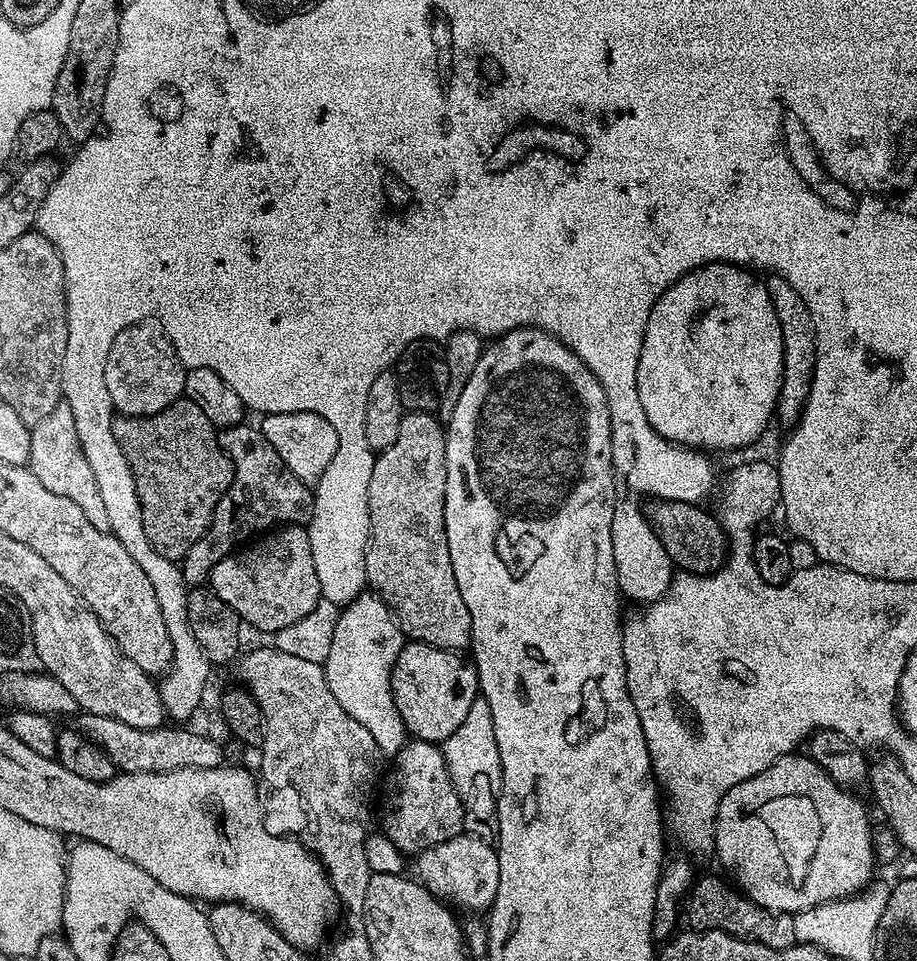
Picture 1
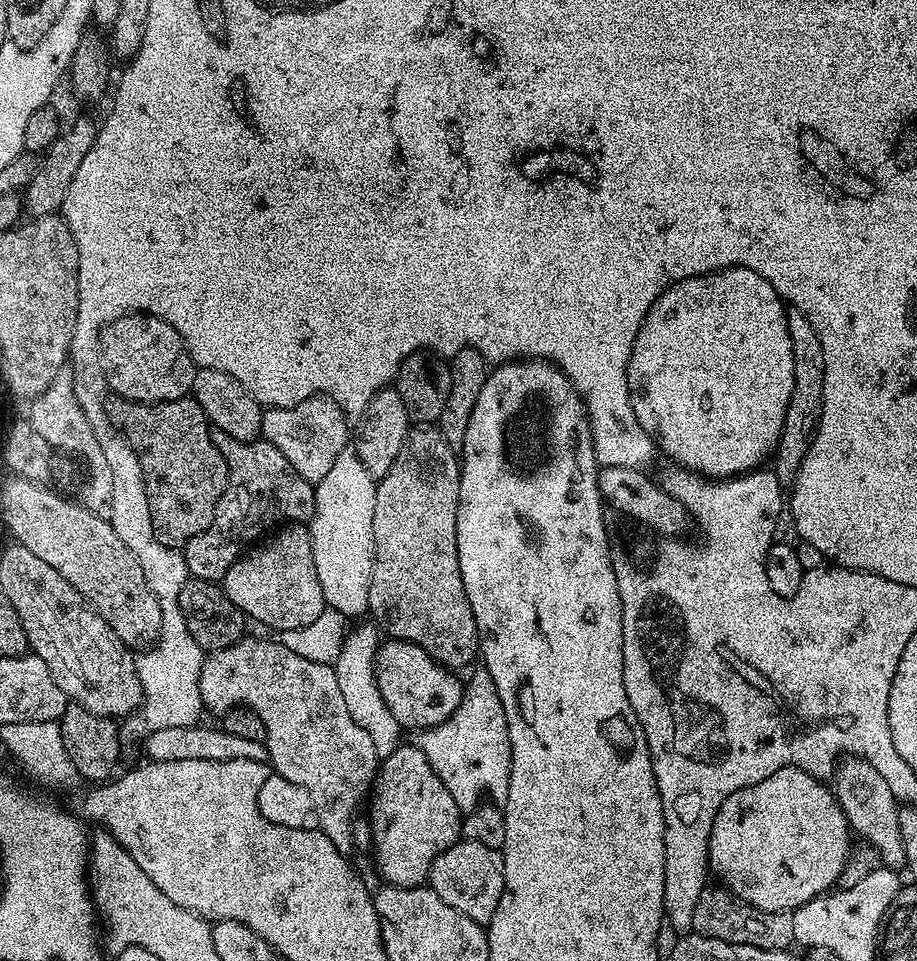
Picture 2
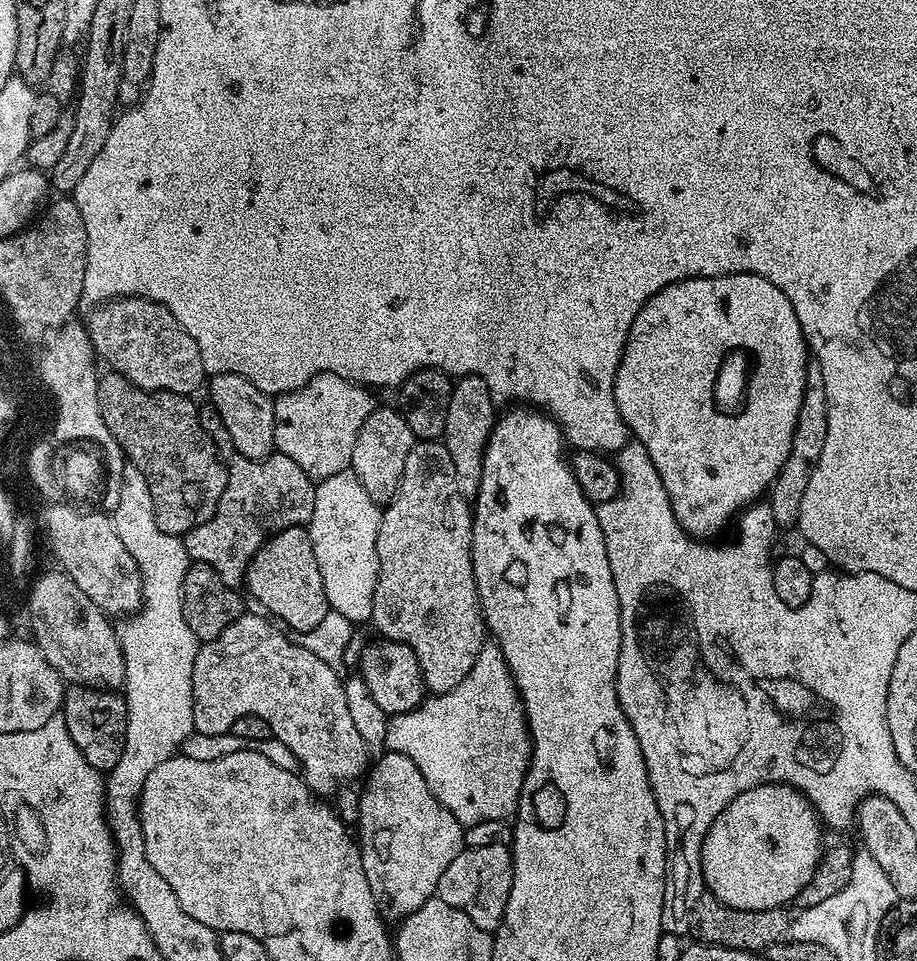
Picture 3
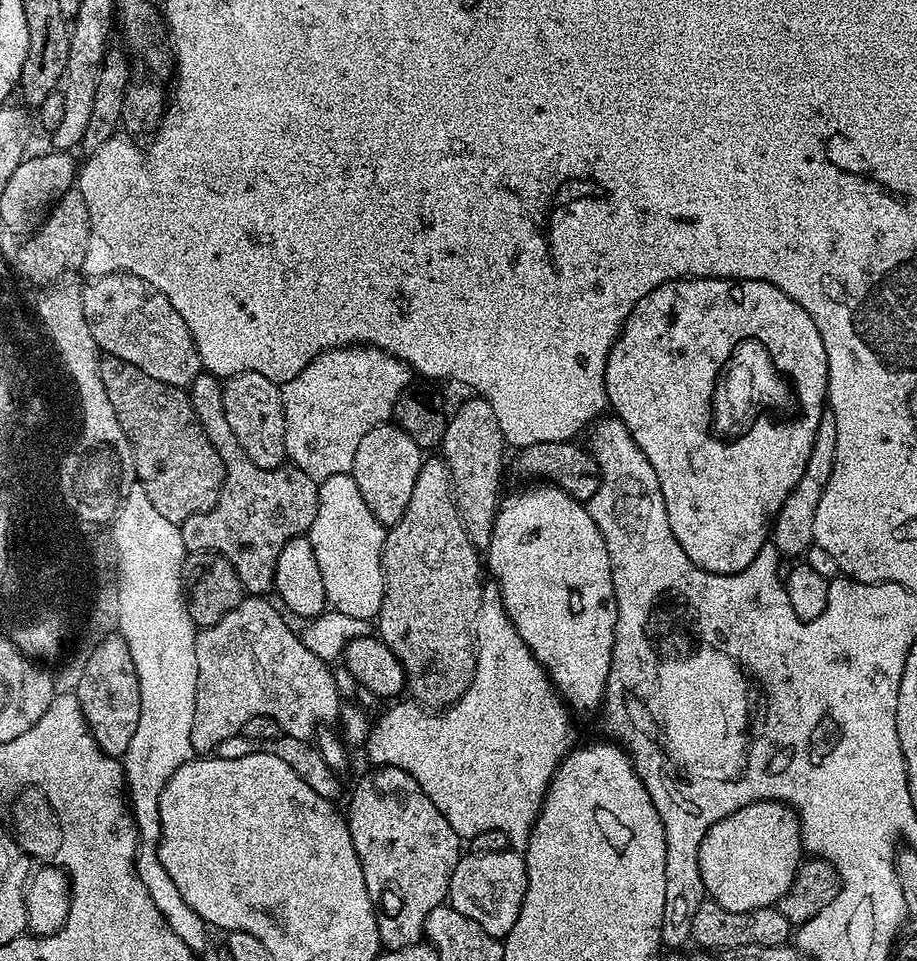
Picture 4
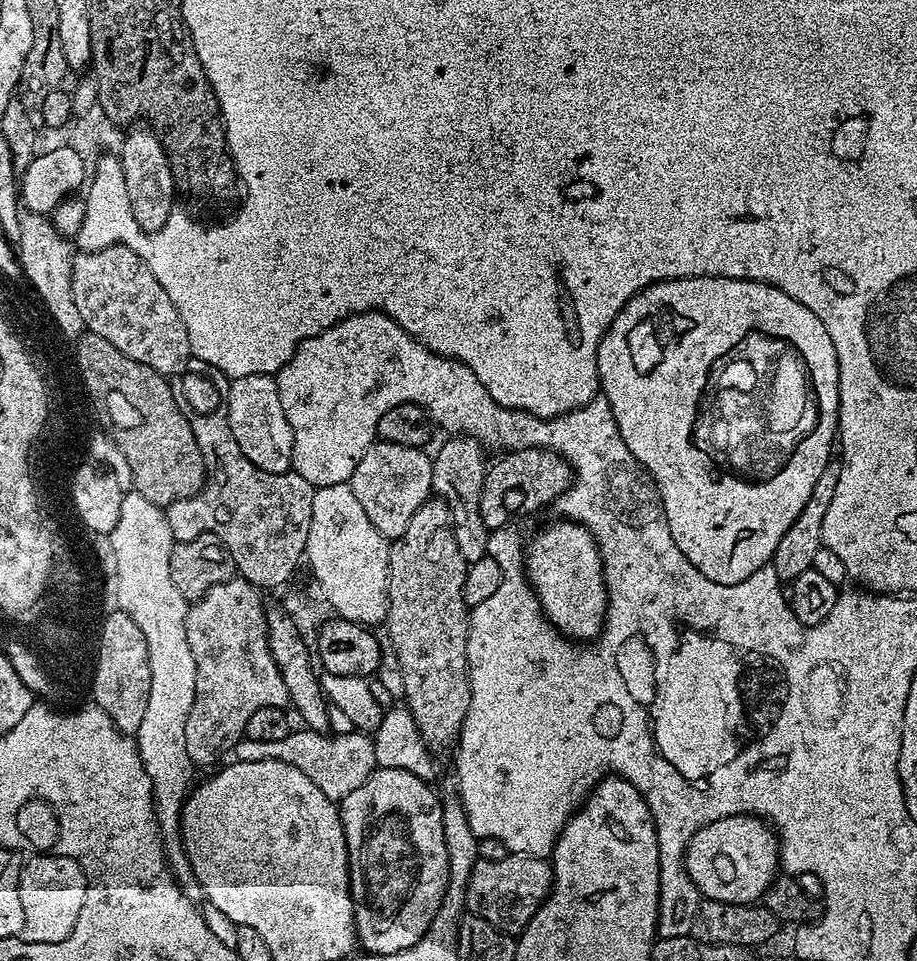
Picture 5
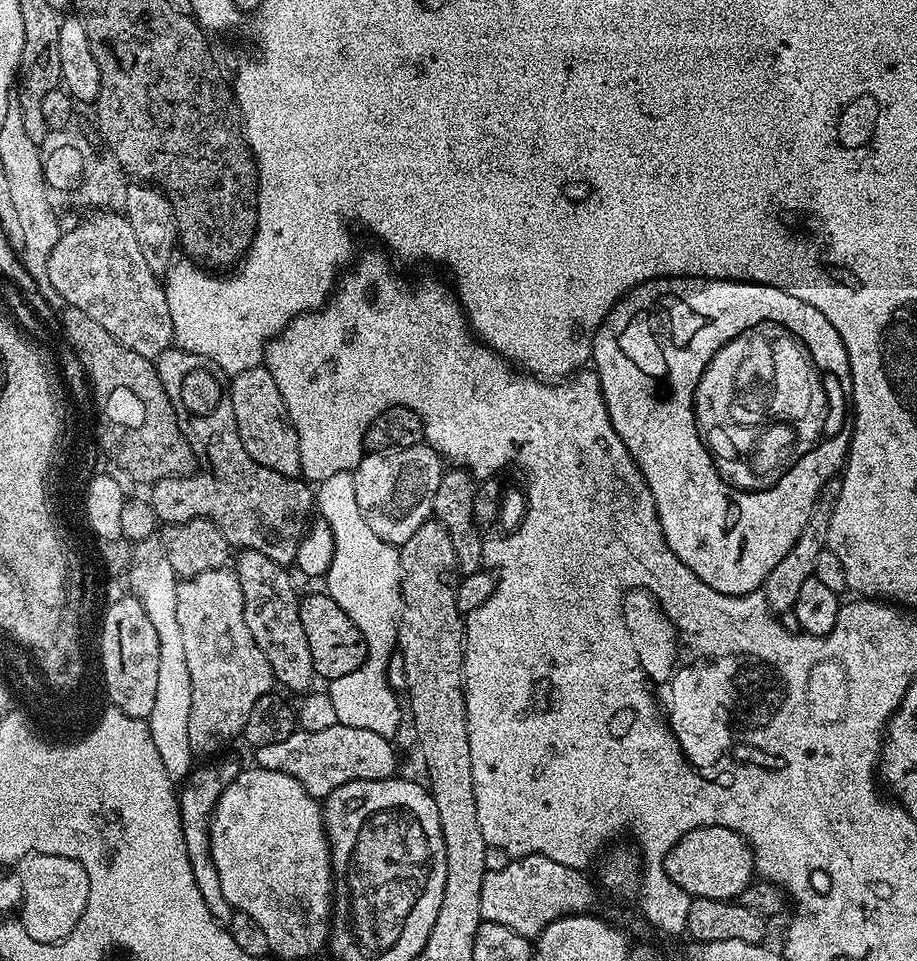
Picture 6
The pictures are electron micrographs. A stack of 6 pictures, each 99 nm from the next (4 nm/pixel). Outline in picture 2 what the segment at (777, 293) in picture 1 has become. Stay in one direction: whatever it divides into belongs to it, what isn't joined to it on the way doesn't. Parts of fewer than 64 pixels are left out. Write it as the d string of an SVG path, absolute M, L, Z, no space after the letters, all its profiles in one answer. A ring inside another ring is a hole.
M795 310L788 312L788 329L790 330L790 346L794 350L794 390L790 393L790 406L786 406L786 418L782 422L782 434L776 443L774 453L774 471L781 482L788 482L800 469L802 458L806 458L812 437L820 422L822 406L822 382L824 381L824 355L822 342L818 342L818 334L814 326L810 326L810 318Z

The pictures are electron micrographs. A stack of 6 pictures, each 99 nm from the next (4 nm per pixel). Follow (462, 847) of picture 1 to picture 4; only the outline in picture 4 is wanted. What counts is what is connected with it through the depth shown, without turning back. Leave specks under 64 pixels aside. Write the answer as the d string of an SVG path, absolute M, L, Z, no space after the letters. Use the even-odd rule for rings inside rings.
M469 851L461 855L459 862L454 866L447 903L451 904L454 910L466 914L466 918L474 918L474 922L478 922L478 926L482 926L486 934L503 938L508 935L514 922L518 922L518 914L522 910L527 889L526 866L519 851Z

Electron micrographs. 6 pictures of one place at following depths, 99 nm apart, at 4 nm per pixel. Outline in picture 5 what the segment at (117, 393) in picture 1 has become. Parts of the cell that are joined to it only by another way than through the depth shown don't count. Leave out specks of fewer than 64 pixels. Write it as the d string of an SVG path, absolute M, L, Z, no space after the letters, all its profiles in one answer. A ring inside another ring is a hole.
M115 244L97 252L77 251L72 258L72 293L85 329L106 338L126 358L134 358L166 378L187 365L192 347L186 326L170 302L170 294L162 290L162 282L150 274L134 250Z

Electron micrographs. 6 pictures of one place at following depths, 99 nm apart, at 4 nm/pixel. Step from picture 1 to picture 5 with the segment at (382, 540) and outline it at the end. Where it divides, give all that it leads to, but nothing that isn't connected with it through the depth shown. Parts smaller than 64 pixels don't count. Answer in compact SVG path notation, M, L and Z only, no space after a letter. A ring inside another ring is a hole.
M429 498L414 510L410 526L391 541L388 549L388 640L400 667L400 684L404 687L404 700L411 723L429 749L451 749L459 741L460 731L470 710L470 678L468 677L469 605L464 605L464 583L468 580L470 565L458 554L458 542L452 529L452 515L448 503L439 498Z

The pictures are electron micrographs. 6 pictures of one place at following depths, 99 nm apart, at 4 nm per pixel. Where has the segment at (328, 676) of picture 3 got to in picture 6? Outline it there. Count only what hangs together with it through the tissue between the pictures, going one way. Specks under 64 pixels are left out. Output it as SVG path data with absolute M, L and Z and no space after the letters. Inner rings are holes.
M225 566L218 570L206 570L206 574L189 576L181 579L176 585L176 621L182 630L182 647L186 649L186 667L190 669L190 722L188 723L188 737L190 738L190 750L193 757L212 756L215 752L220 752L235 736L239 737L246 726L246 718L250 718L250 710L254 710L254 702L262 698L266 693L273 691L274 679L270 668L270 663L266 660L266 654L258 648L254 642L253 635L250 634L249 627L243 618L243 598L242 586L236 577L235 571L231 567Z

